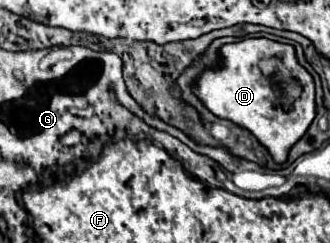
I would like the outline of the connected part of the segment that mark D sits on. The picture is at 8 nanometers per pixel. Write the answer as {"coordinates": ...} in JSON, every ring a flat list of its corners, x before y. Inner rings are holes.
{"coordinates":[[248,37,248,39,244,39,244,41,238,41,238,43,232,43,232,45,224,45,220,53,222,53,222,57,224,57,224,67,222,67,222,69,208,69,208,71,204,71,204,73,202,73,202,79,200,79,200,81,196,83,196,87,194,87,196,95,202,99,202,103,204,103,214,115,218,115,218,117,222,117,222,119,230,119,230,121,234,121,236,125,240,125,240,127,248,129,250,133,254,133,254,135,258,137,258,141,270,151,270,155,274,157,274,161,276,161,276,163,284,163,290,147,306,133,306,129,310,127,310,123,312,123,312,119,314,119,314,81,312,81,310,73,308,73,304,67,298,65,292,45,276,43,276,41,270,41,270,39,254,39,254,37],[272,57,282,59,284,67,288,69,288,79,290,79,296,87,302,87,300,93,298,93,298,97,296,97,294,101,282,103,282,91,280,91,280,87,286,89,286,83,282,81,282,77,280,77,278,73,274,73,274,77,276,77,276,79,274,79,272,75,264,75,264,73,260,71,260,65,258,65,258,63,260,63,262,59,272,59]]}

